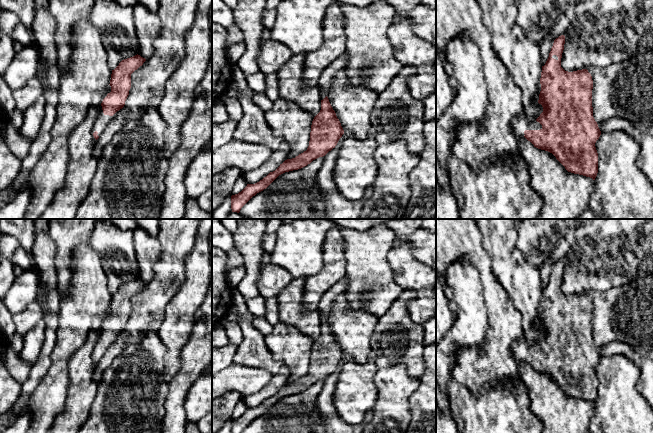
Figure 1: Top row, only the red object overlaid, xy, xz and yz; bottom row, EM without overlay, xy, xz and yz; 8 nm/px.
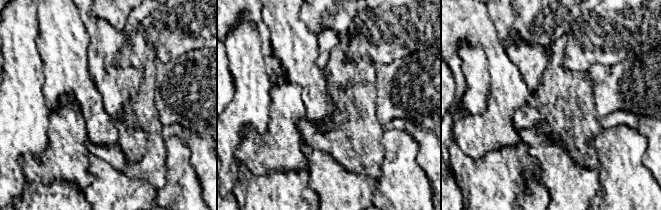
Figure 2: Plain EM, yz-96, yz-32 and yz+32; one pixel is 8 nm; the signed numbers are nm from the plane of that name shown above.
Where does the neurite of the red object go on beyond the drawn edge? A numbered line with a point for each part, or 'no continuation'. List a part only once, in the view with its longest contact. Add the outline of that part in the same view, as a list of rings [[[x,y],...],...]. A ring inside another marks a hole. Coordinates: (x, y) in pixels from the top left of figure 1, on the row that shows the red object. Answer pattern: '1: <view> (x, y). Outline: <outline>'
1: yz (519, 126). Outline: [[[517,119],[512,120],[512,128],[517,136],[524,136],[525,130],[540,130],[542,125],[536,120]]]

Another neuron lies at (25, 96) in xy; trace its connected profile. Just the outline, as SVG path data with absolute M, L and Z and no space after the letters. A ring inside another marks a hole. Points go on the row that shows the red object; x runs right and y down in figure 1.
M37 77L29 79L21 88L13 91L16 109L26 111L43 96L43 87Z

